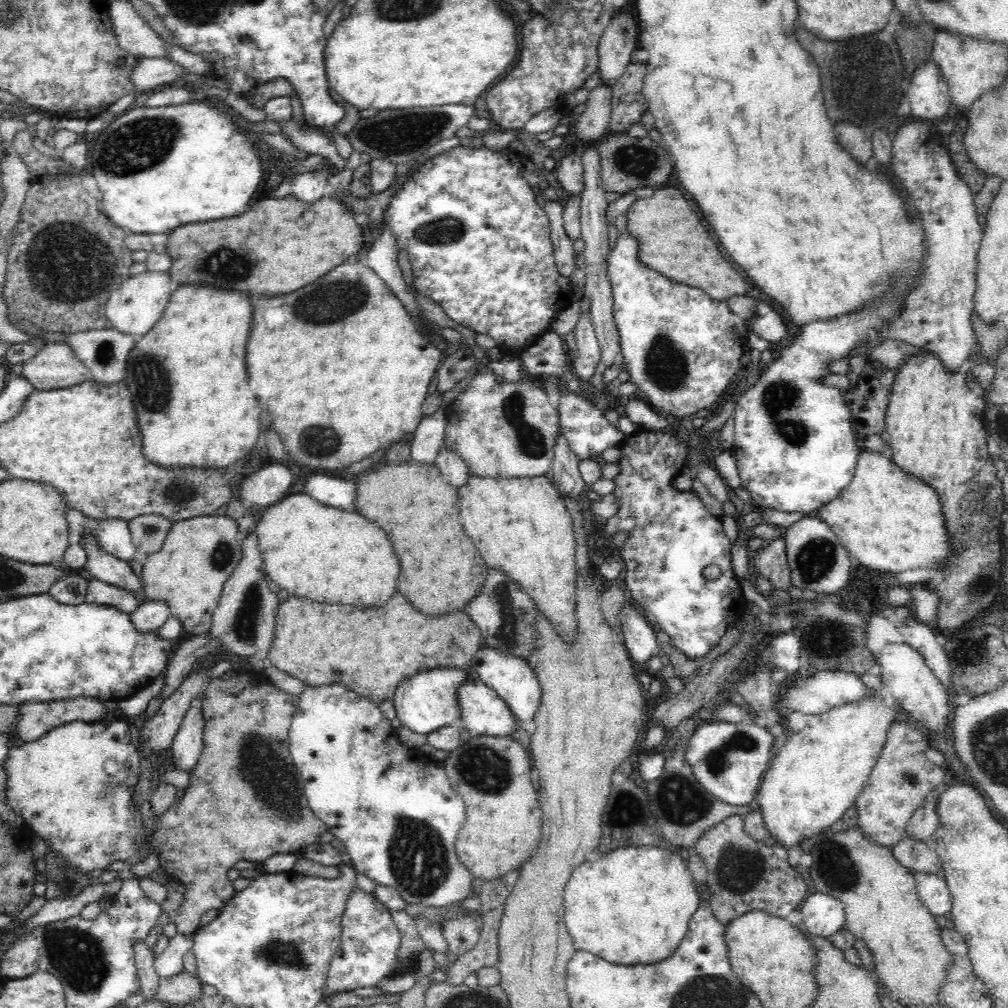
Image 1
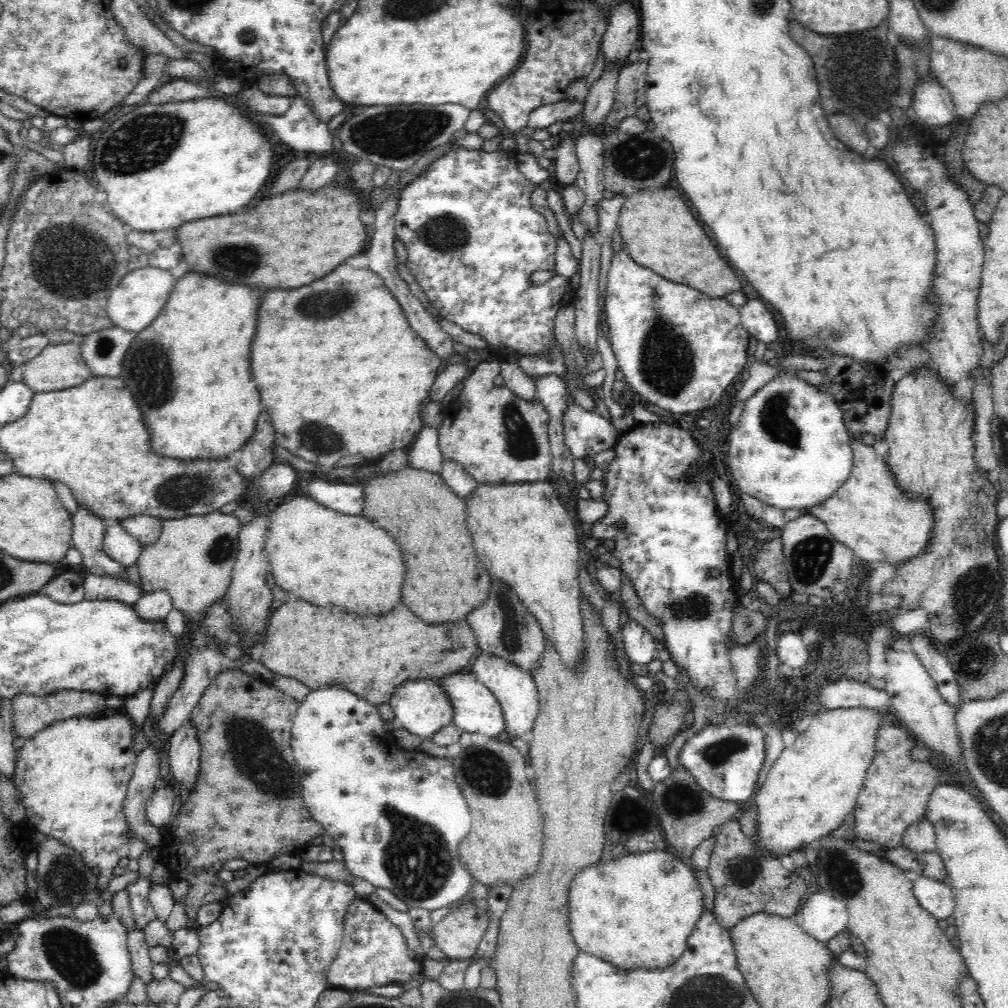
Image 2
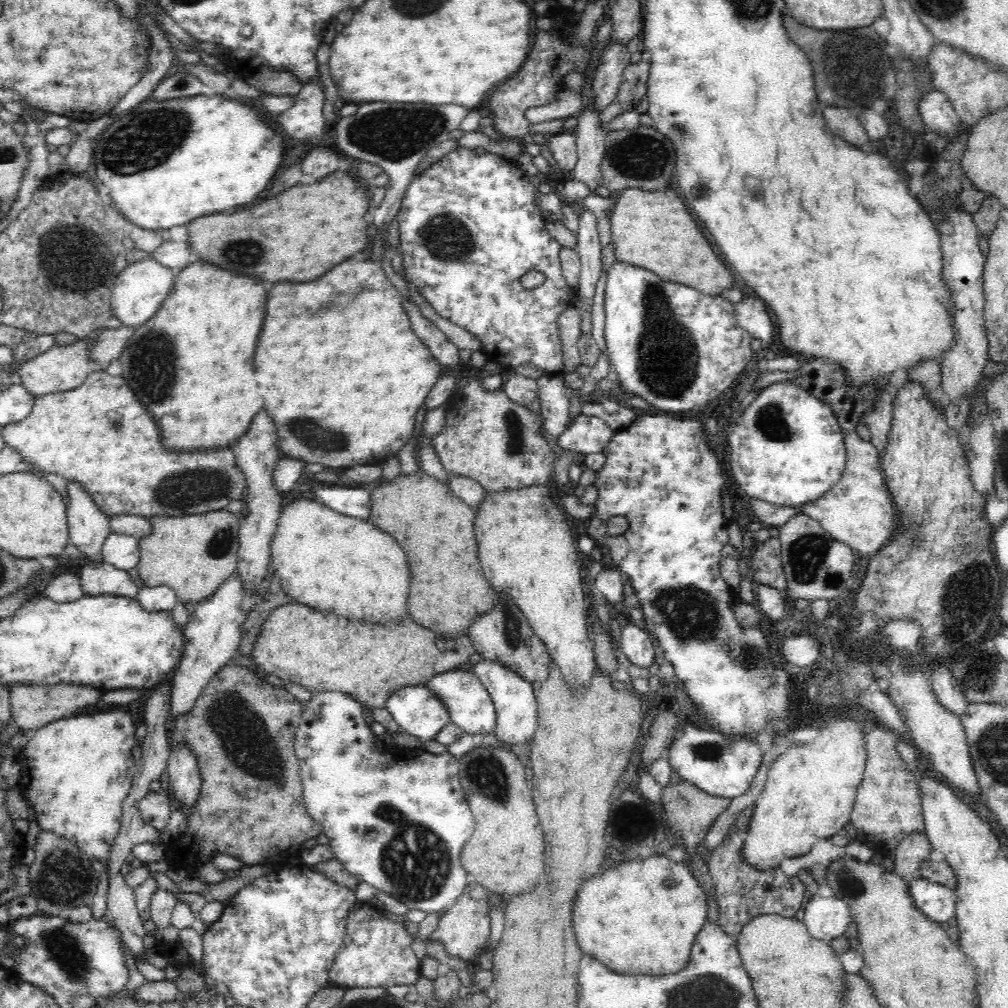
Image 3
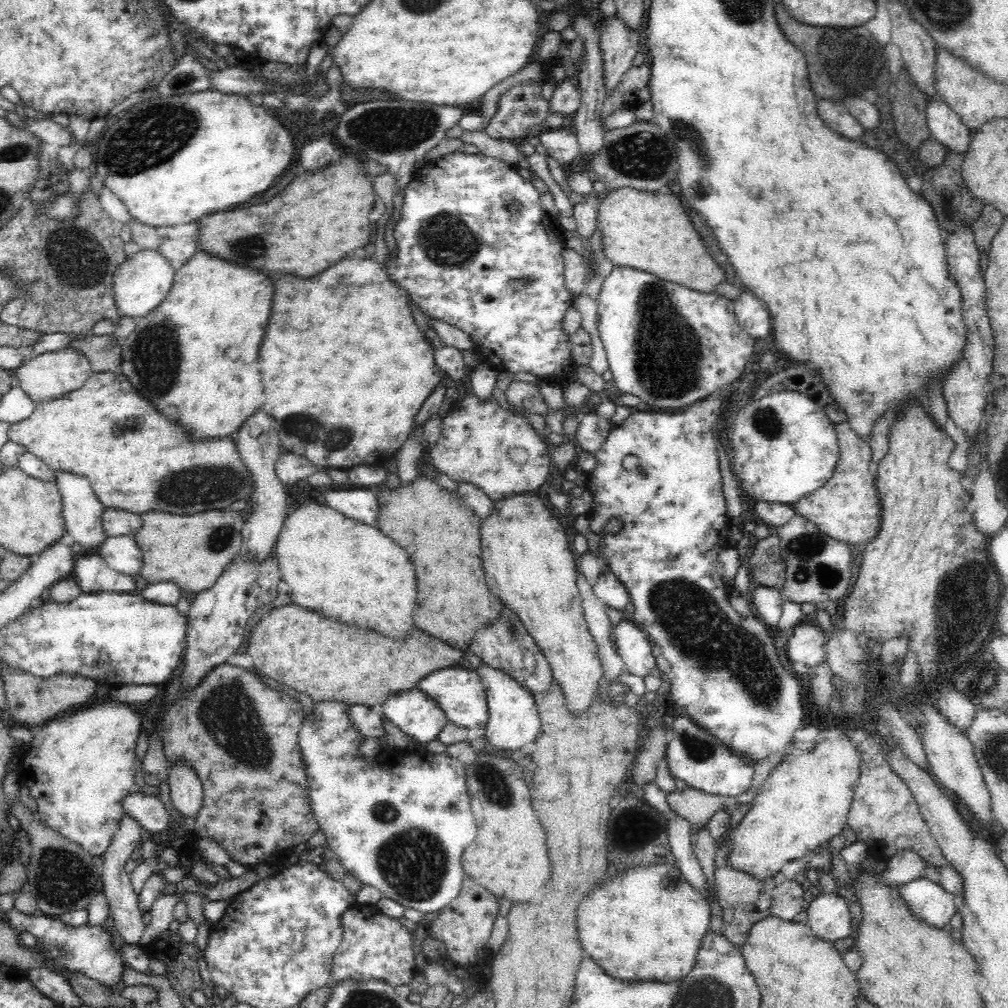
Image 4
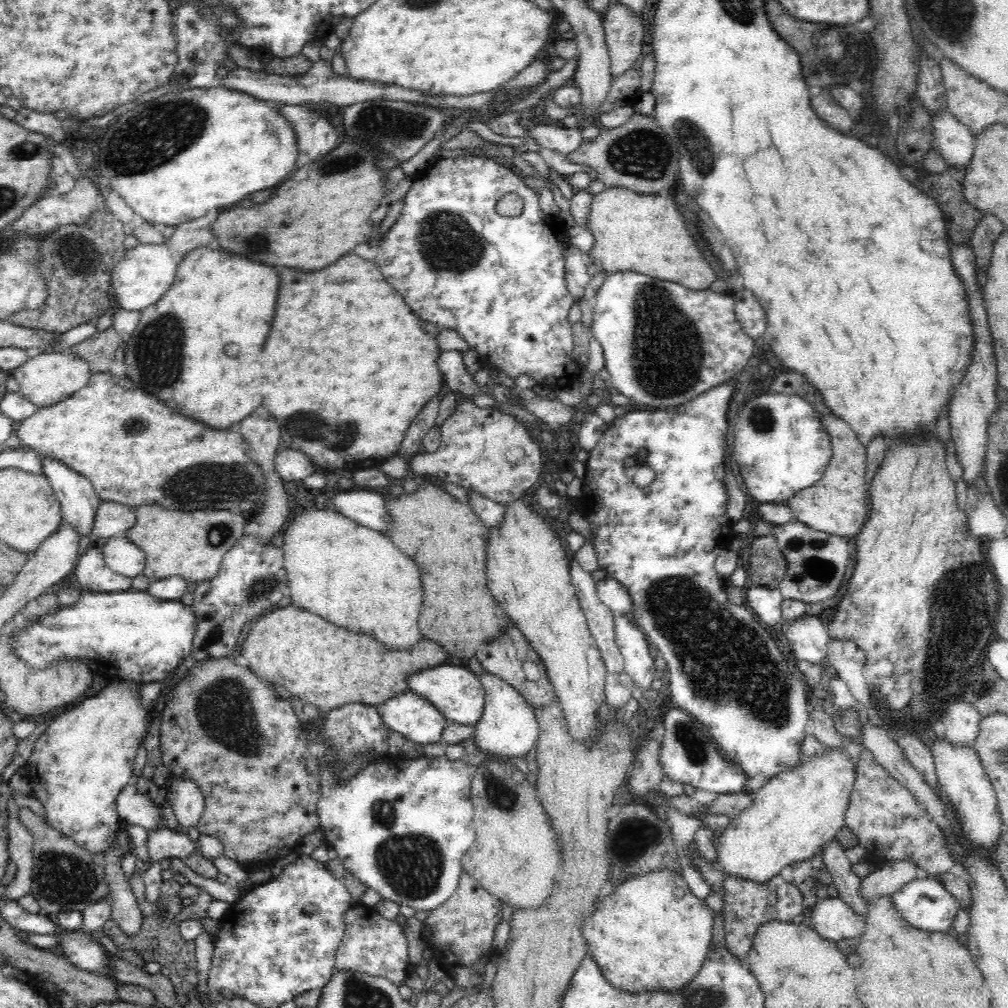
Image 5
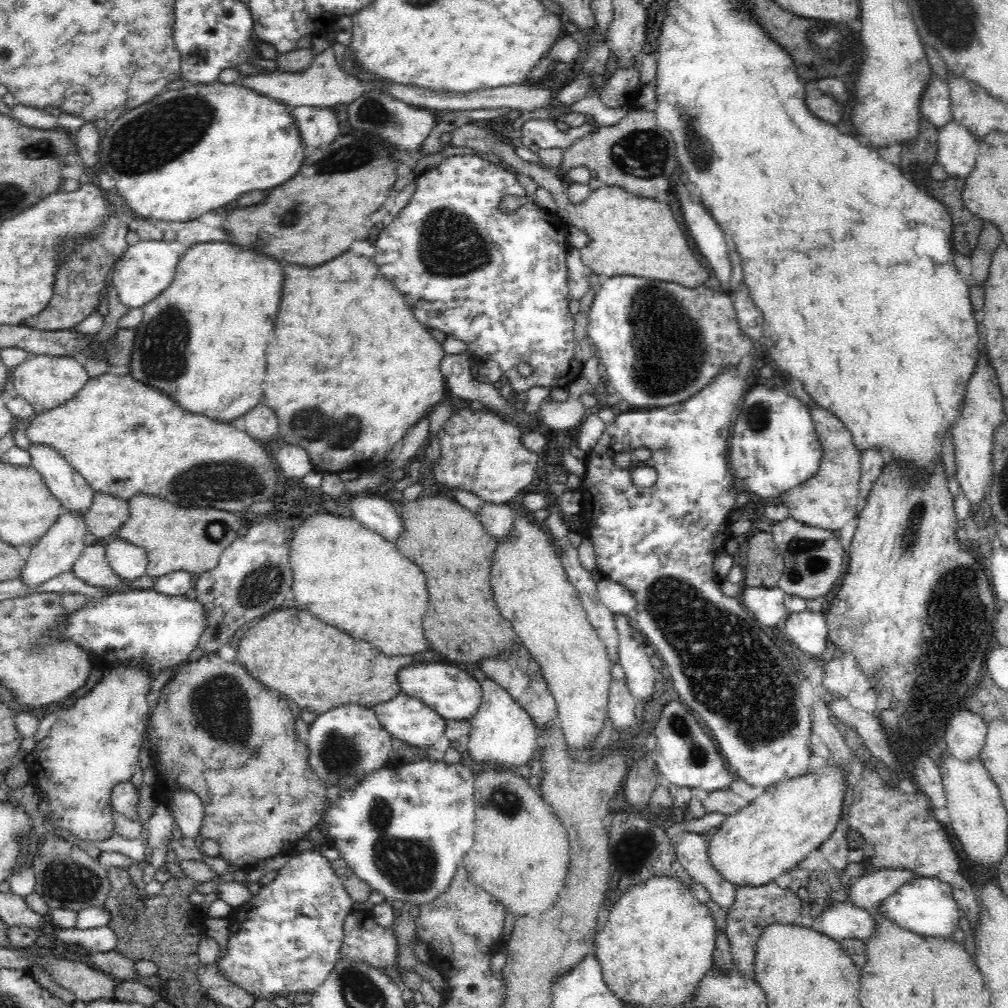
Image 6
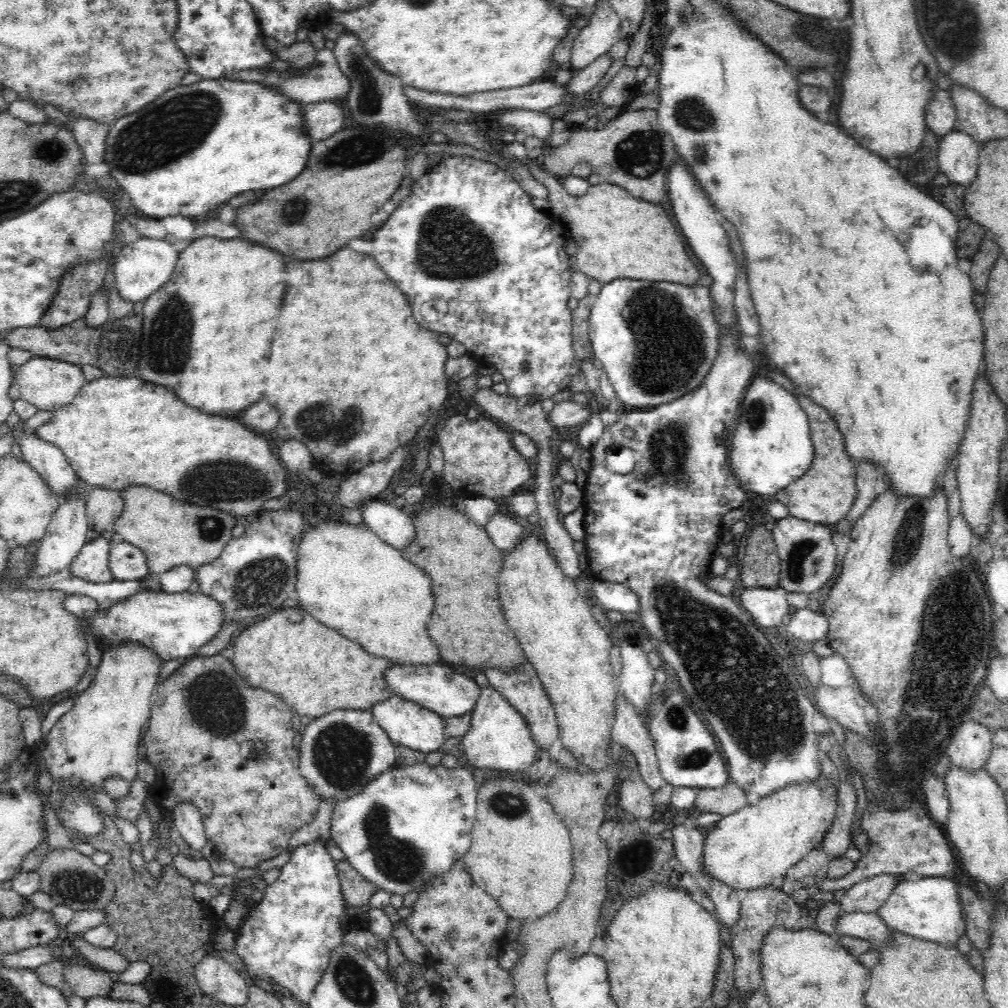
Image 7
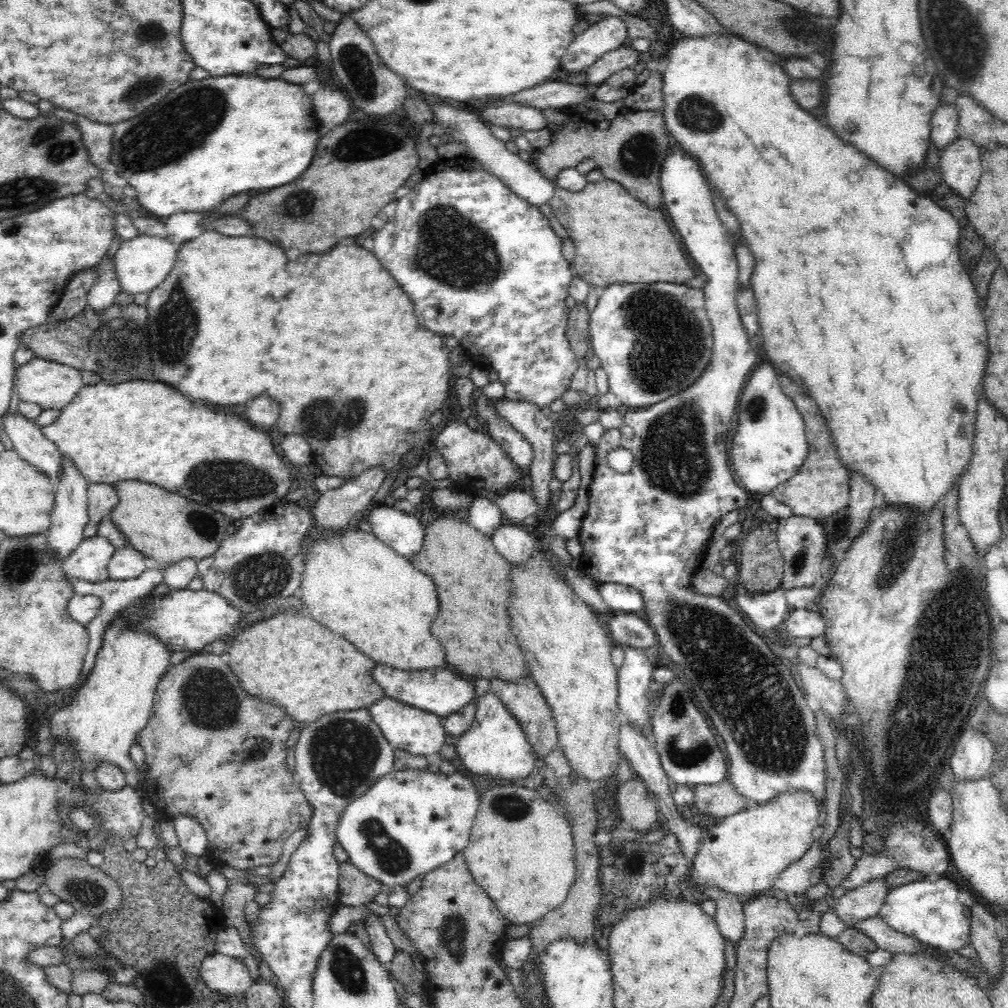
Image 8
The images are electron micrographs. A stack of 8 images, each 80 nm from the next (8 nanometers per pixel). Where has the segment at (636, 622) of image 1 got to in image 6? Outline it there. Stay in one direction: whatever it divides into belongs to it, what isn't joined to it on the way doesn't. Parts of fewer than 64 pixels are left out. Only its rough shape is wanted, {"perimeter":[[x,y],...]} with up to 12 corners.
{"perimeter":[[613,614],[626,689],[638,702],[654,700],[656,672],[648,642]]}

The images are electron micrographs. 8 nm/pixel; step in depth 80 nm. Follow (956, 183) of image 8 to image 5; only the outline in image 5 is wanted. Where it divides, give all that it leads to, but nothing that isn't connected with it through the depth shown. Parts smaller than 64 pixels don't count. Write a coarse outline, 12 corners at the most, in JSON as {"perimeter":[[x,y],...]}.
{"perimeter":[[948,110],[934,114],[933,146],[964,169],[974,135]]}

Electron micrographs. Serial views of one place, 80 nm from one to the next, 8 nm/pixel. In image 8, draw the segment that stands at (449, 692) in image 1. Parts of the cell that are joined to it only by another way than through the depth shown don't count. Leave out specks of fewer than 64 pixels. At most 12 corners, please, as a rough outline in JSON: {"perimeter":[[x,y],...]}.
{"perimeter":[[390,697],[369,706],[394,749],[430,756],[447,732],[437,714]]}

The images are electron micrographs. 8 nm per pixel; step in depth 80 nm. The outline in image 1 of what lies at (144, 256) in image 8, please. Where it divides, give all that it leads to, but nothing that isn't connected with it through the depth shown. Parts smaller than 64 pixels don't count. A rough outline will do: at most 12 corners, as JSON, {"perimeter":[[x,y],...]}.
{"perimeter":[[168,272],[126,278],[105,304],[111,326],[136,340],[162,316]]}

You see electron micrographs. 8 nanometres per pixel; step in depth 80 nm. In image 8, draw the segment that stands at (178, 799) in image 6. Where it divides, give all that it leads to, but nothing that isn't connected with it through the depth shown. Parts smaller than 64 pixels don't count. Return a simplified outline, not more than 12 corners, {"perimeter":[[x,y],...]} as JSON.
{"perimeter":[[189,816],[174,821],[177,847],[186,856],[207,855],[209,841]]}

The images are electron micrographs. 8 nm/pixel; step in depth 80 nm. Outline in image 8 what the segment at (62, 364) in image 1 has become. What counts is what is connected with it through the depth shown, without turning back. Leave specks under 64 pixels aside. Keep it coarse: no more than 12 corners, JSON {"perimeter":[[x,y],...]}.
{"perimeter":[[42,358],[17,366],[22,402],[63,409],[84,384],[81,371]]}

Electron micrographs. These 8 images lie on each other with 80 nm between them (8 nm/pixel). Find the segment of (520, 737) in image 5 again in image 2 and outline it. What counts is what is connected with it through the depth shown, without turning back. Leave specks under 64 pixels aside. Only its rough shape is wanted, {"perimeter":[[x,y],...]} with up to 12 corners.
{"perimeter":[[482,653],[468,670],[497,698],[511,740],[538,712],[533,675]]}

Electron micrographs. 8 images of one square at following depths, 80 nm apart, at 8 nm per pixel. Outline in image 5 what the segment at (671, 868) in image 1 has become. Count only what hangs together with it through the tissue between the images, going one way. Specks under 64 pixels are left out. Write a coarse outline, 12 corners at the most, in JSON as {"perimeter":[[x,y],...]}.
{"perimeter":[[678,869],[650,871],[582,922],[616,989],[681,991],[712,911]]}

